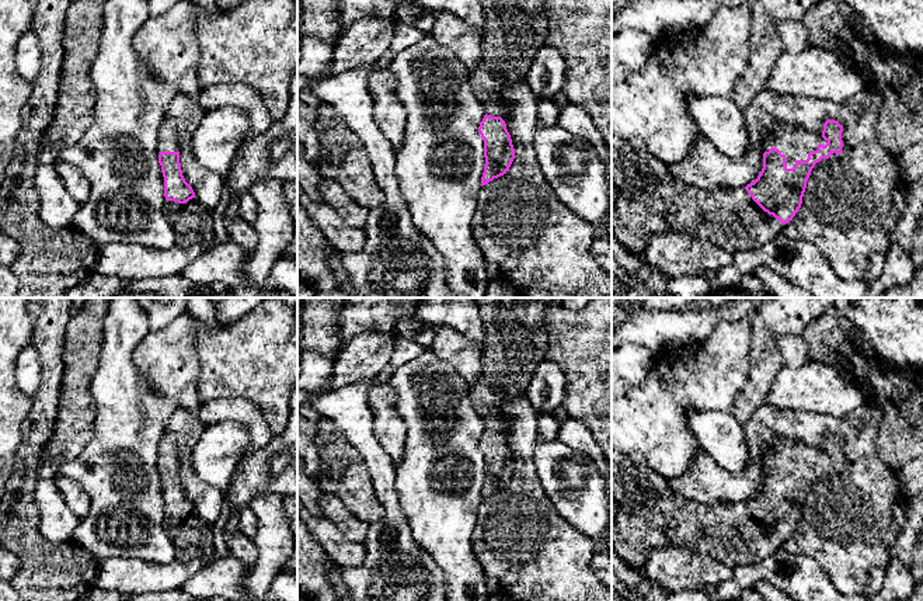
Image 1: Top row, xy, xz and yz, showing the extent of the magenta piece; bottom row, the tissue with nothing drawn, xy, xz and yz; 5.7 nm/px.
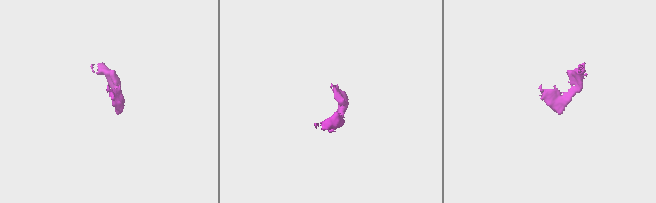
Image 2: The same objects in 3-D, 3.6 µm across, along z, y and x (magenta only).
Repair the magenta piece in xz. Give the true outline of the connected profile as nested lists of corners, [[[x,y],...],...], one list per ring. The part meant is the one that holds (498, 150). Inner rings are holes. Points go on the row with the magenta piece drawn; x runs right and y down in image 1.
[[[480,0],[485,25],[483,59],[470,70],[471,88],[484,105],[478,132],[484,140],[485,166],[481,185],[504,176],[515,149],[499,107],[499,76],[526,81],[529,66],[547,37],[544,0]]]

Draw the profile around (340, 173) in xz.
[[[331,105],[317,108],[316,131],[320,140],[316,164],[321,178],[338,181],[361,206],[382,205],[384,192],[375,180],[365,146]]]

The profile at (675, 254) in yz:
[[[687,233],[654,235],[641,256],[669,278],[715,274],[732,263],[732,254]]]

